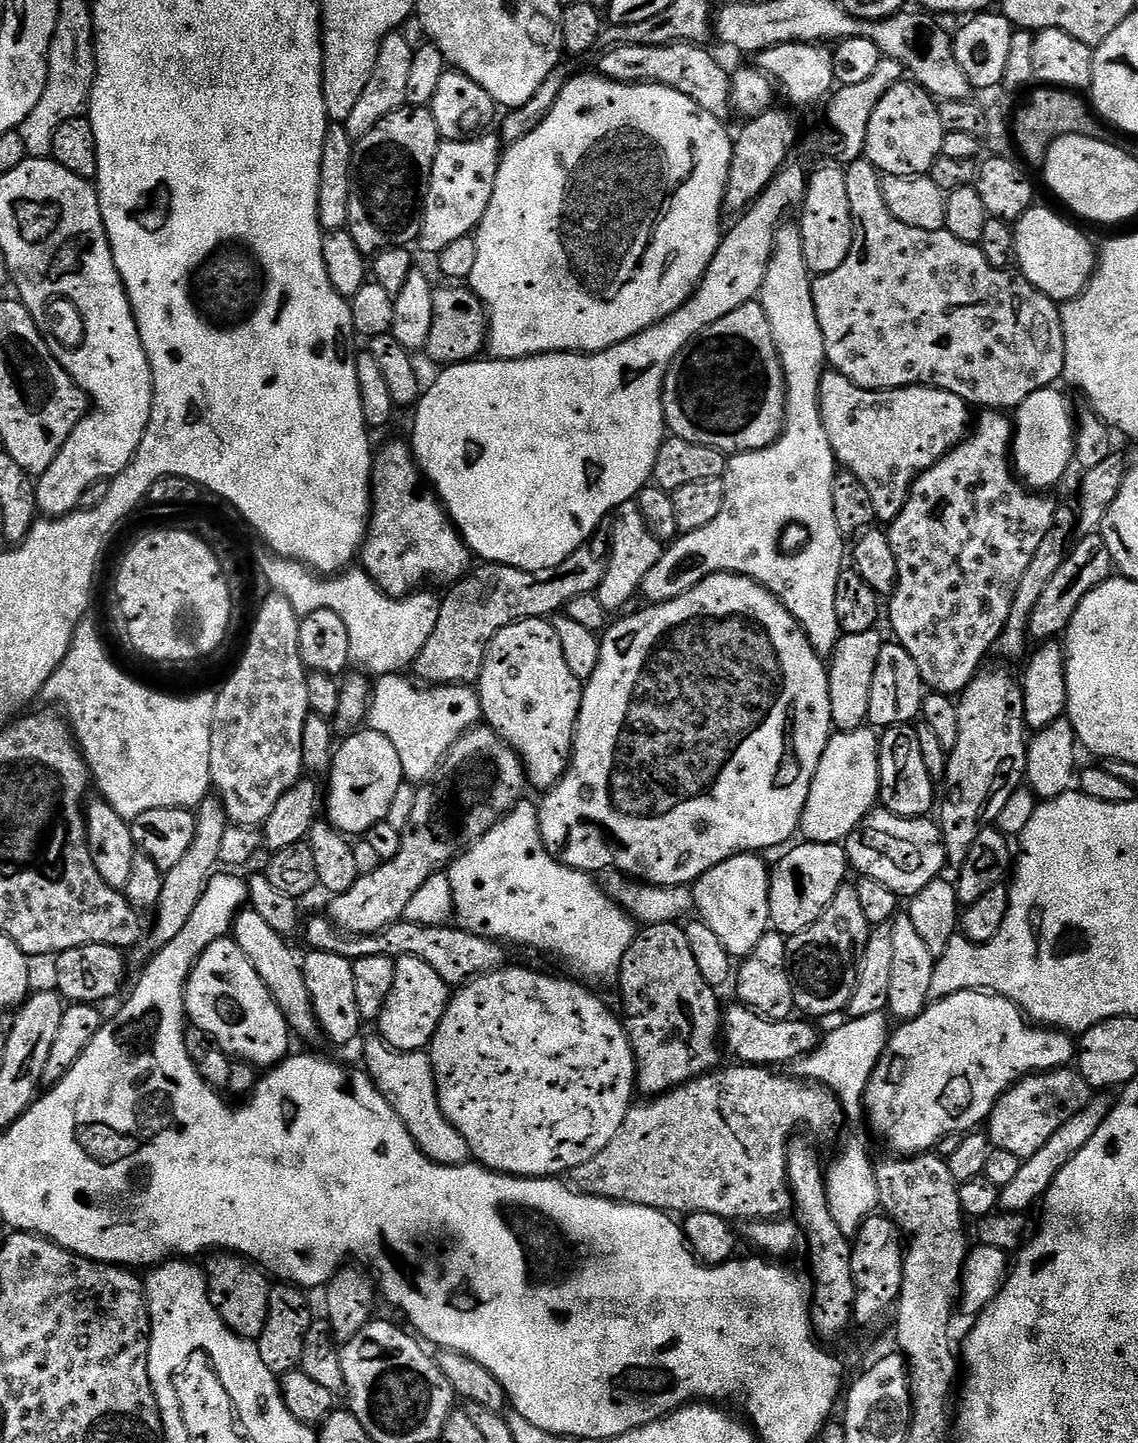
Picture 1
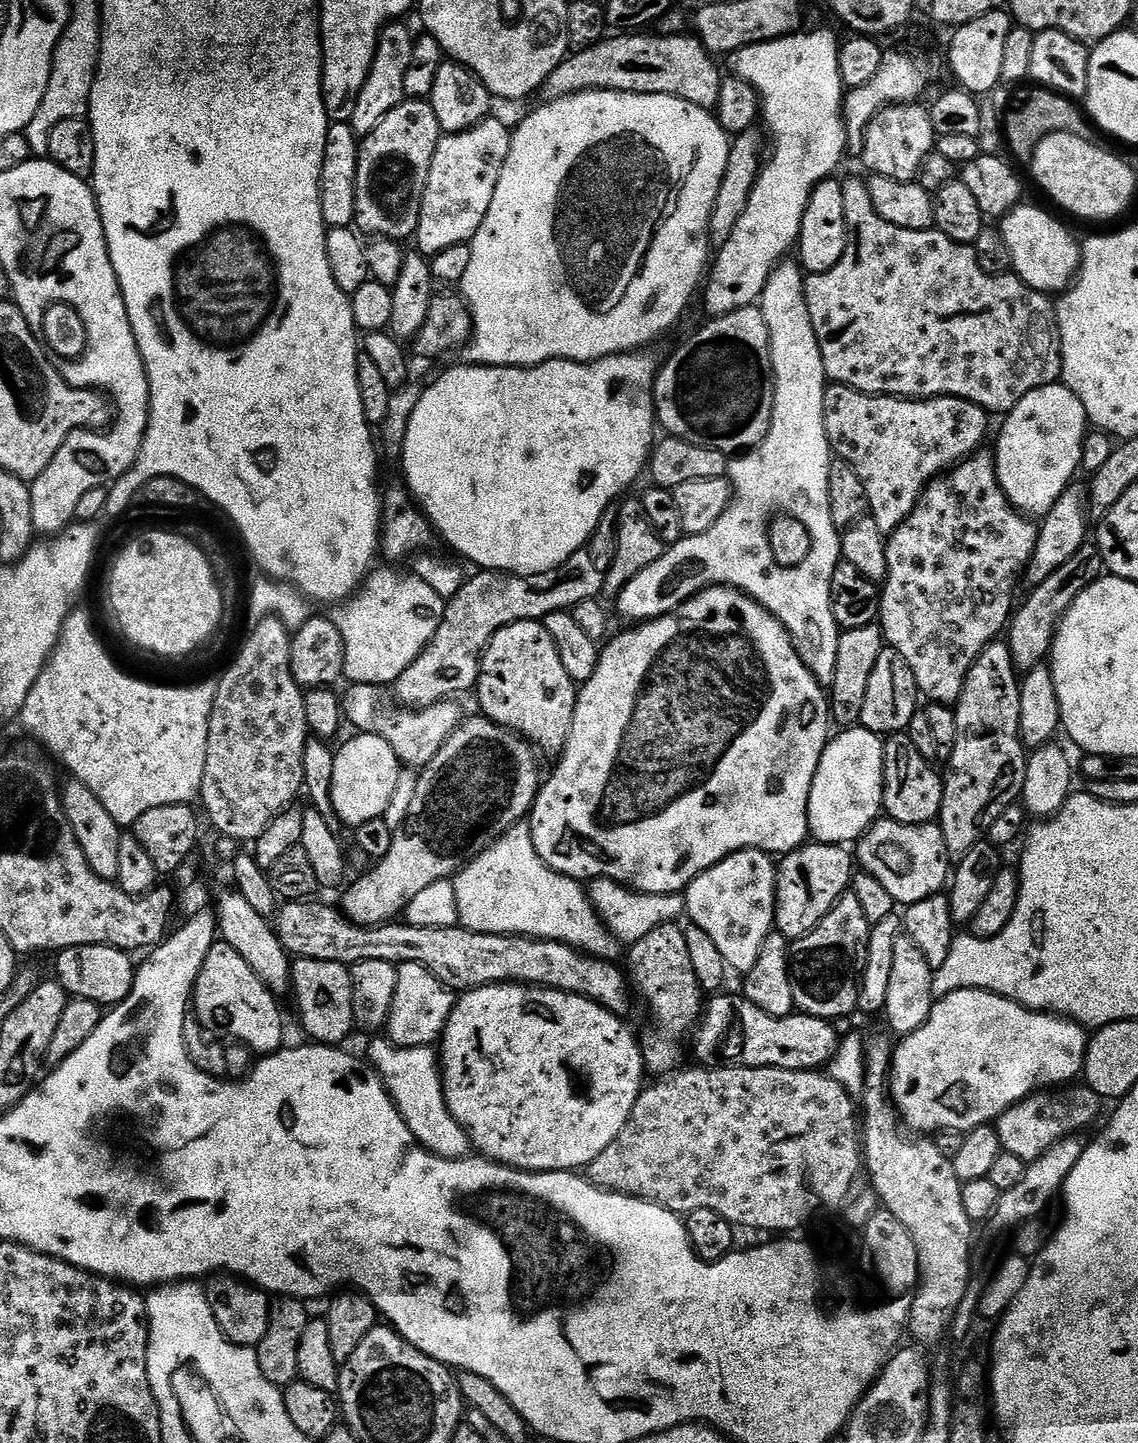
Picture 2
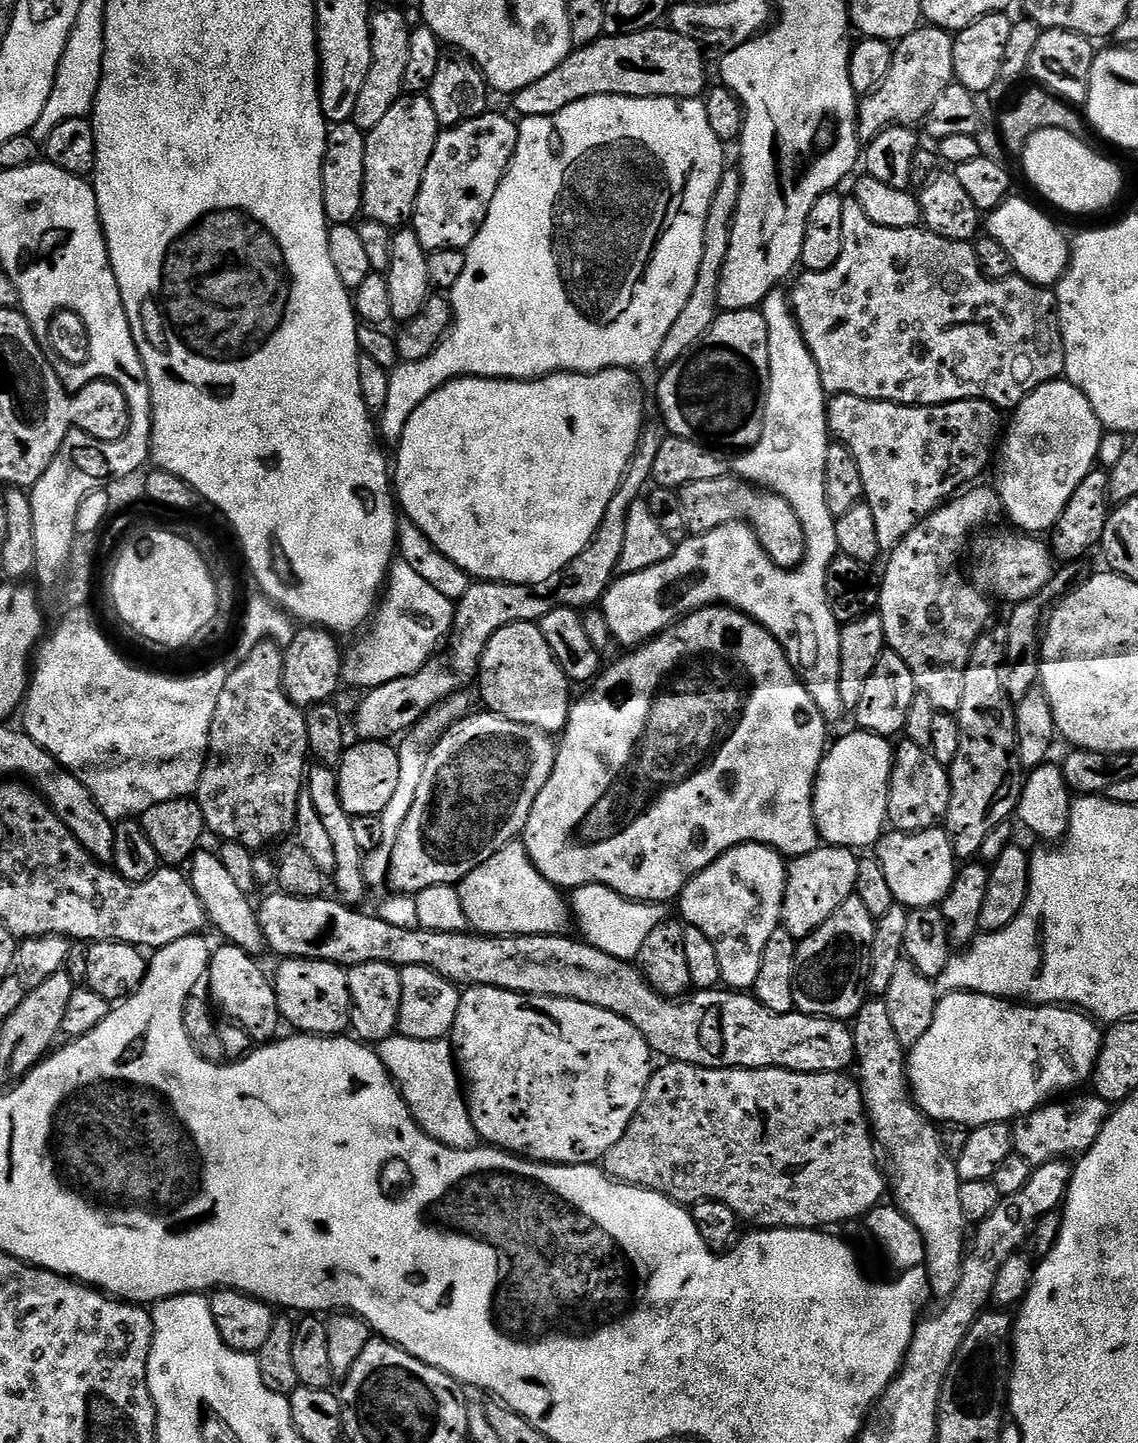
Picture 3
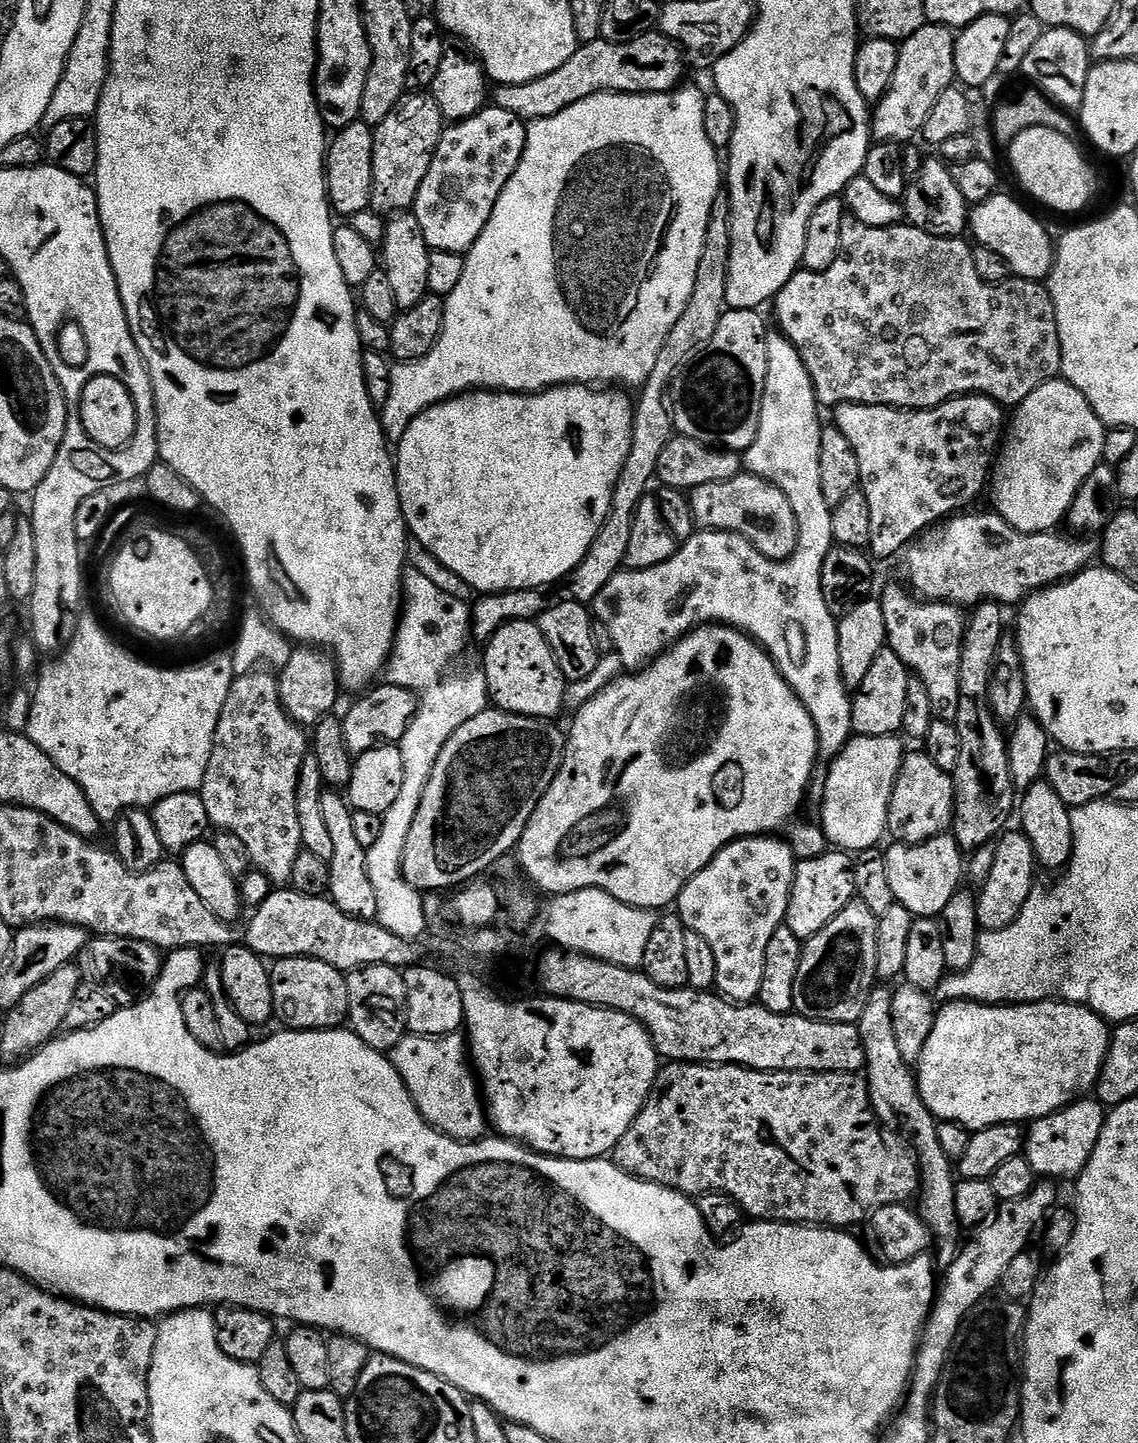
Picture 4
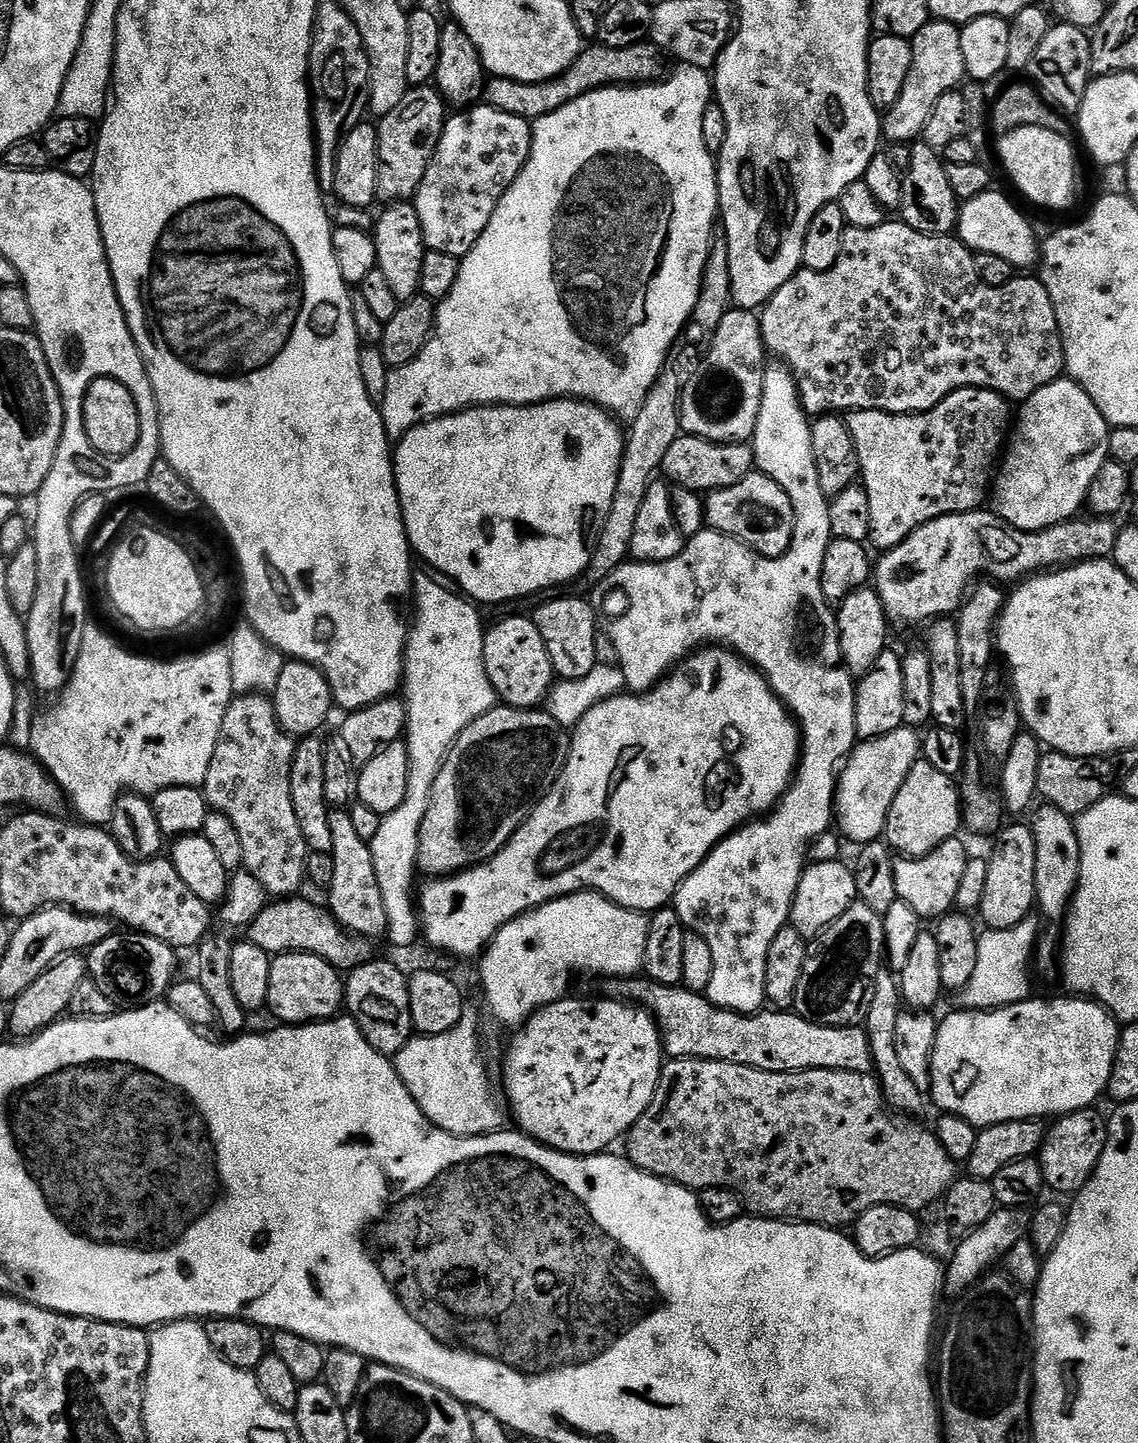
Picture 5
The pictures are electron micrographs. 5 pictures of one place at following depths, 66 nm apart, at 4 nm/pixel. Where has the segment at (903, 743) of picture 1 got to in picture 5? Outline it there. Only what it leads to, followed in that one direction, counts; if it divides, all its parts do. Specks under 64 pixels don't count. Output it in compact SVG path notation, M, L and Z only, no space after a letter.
M923 758L917 760L910 774L906 774L906 782L902 782L892 803L884 827L887 843L901 857L925 856L942 842L953 839L959 833L956 831L961 831L961 828L962 805L957 781L934 770L934 766L930 766Z

